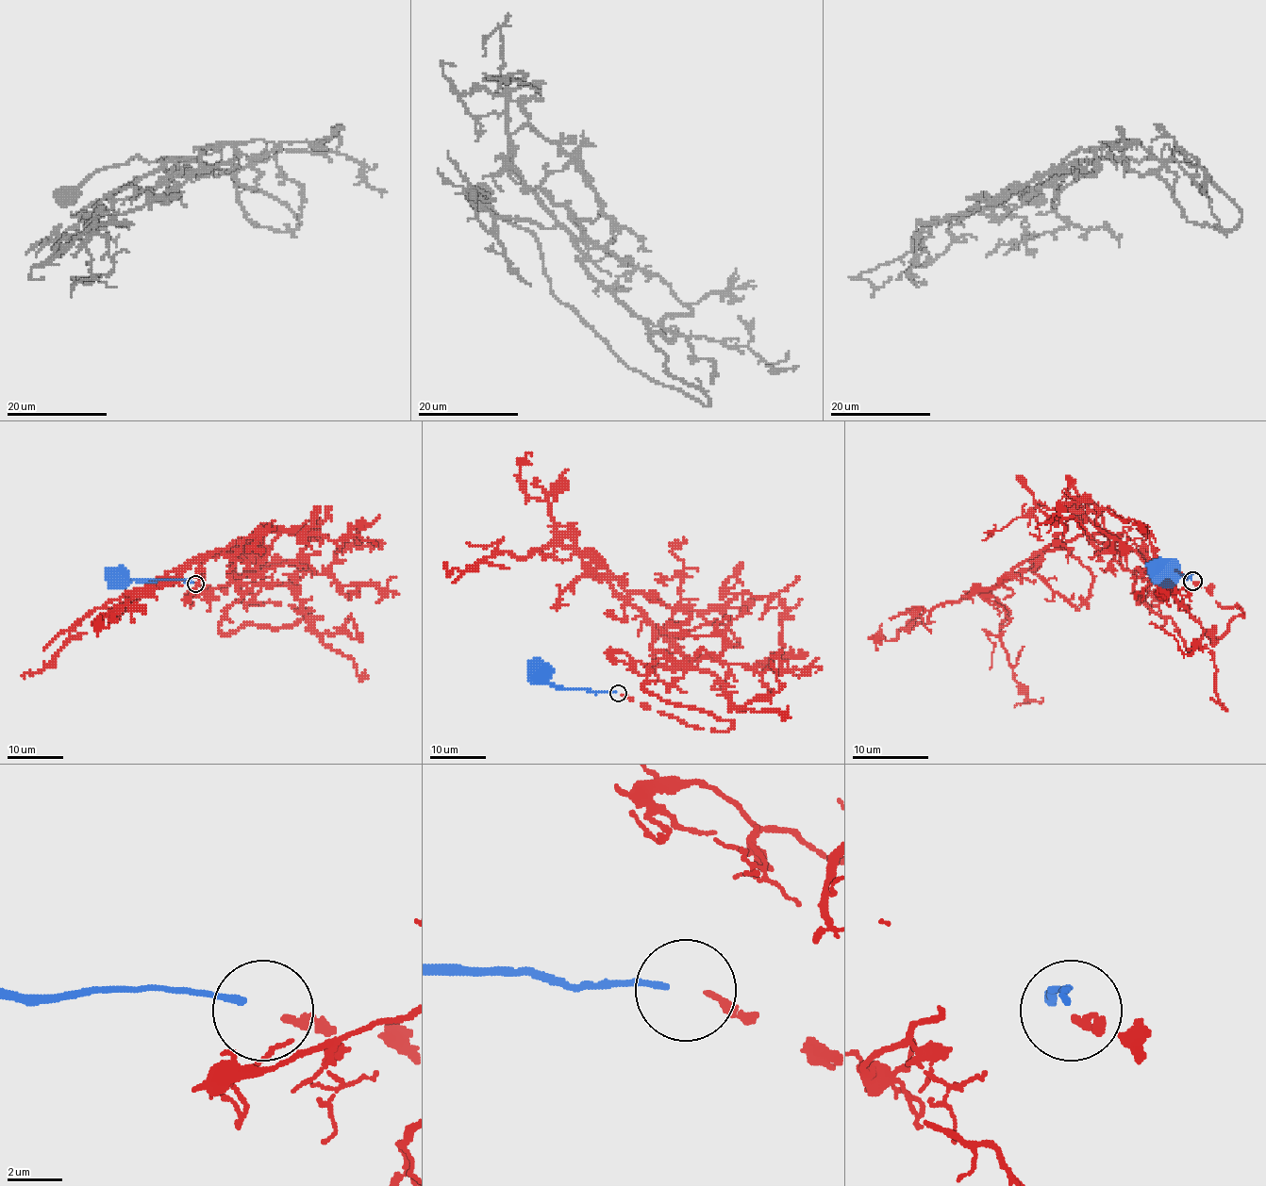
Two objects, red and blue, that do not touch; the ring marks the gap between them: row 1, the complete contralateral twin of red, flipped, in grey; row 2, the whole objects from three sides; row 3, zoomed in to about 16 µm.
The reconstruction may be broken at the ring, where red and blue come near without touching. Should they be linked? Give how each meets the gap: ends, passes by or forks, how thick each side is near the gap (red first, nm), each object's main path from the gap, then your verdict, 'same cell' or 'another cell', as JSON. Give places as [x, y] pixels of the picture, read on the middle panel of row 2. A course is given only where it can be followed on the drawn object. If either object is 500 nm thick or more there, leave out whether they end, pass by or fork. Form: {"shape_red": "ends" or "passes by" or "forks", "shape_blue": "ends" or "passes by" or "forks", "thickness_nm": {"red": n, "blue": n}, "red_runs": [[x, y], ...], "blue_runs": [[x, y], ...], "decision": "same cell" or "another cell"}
{"shape_red": "ends", "shape_blue": "ends", "thickness_nm": {"red": 260, "blue": 240}, "red_runs": [[622, 694], [702, 729], [733, 725], [641, 687], [665, 656], [657, 629], [571, 549], [446, 562]], "blue_runs": [[615, 692], [556, 688], [541, 670], [538, 671]], "decision": "same cell"}

